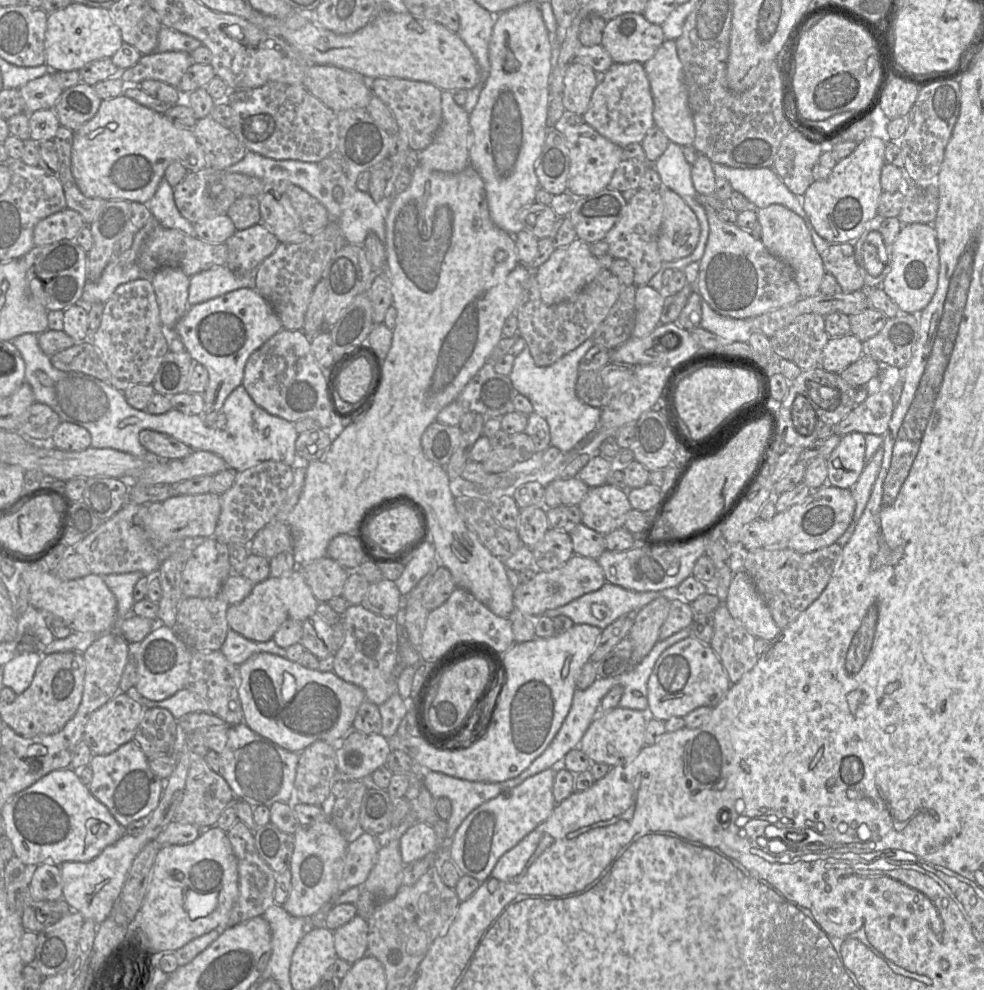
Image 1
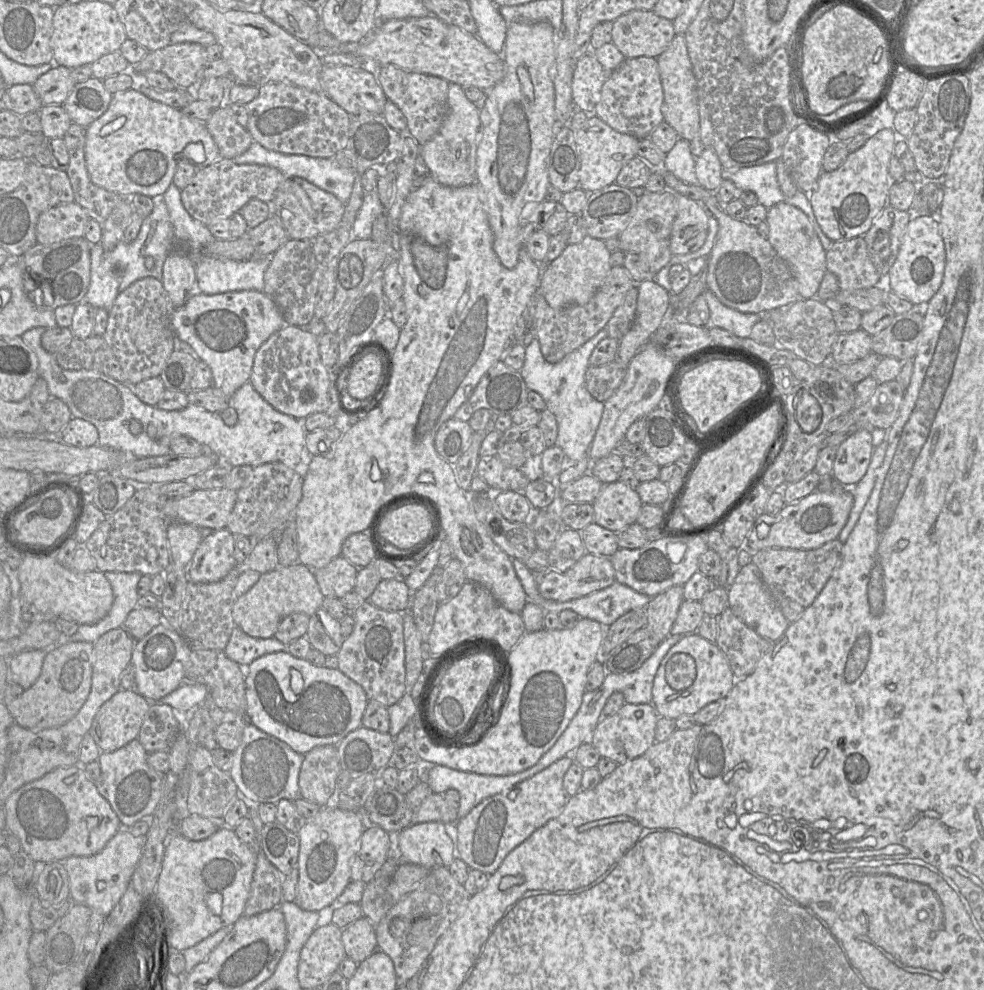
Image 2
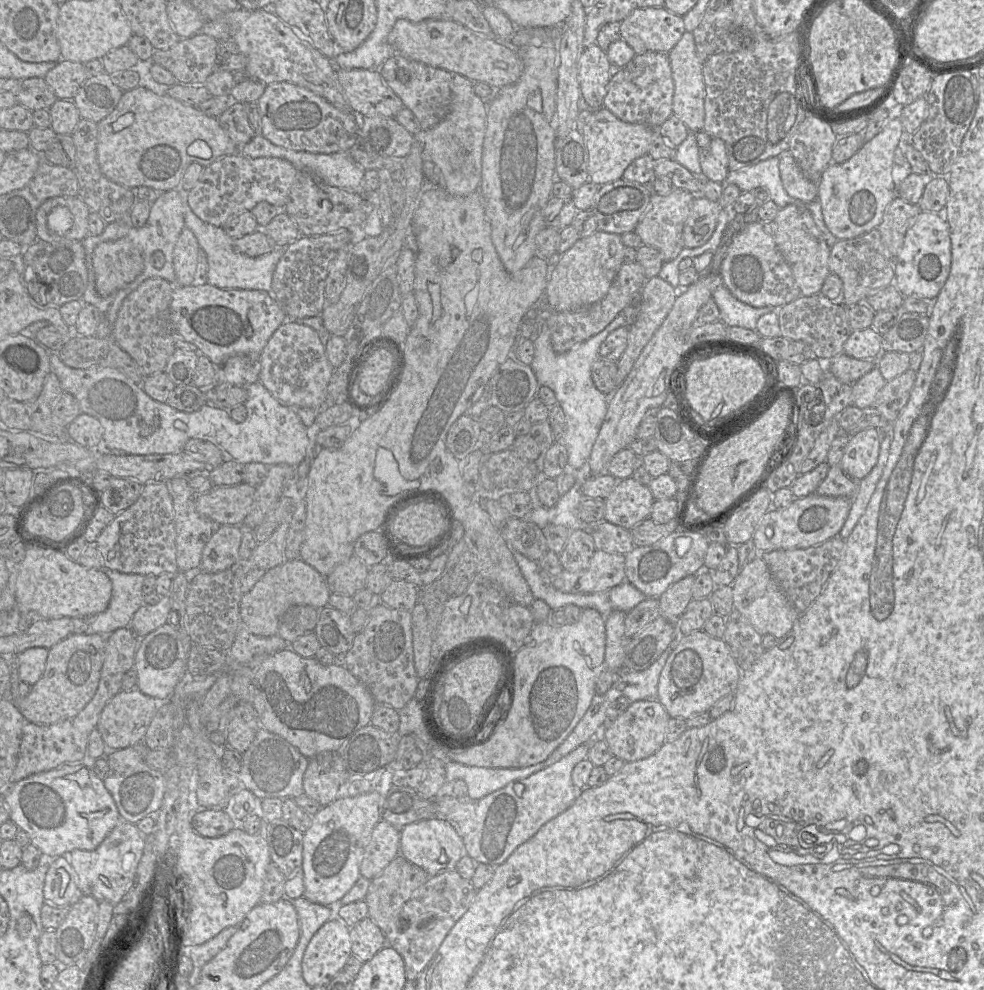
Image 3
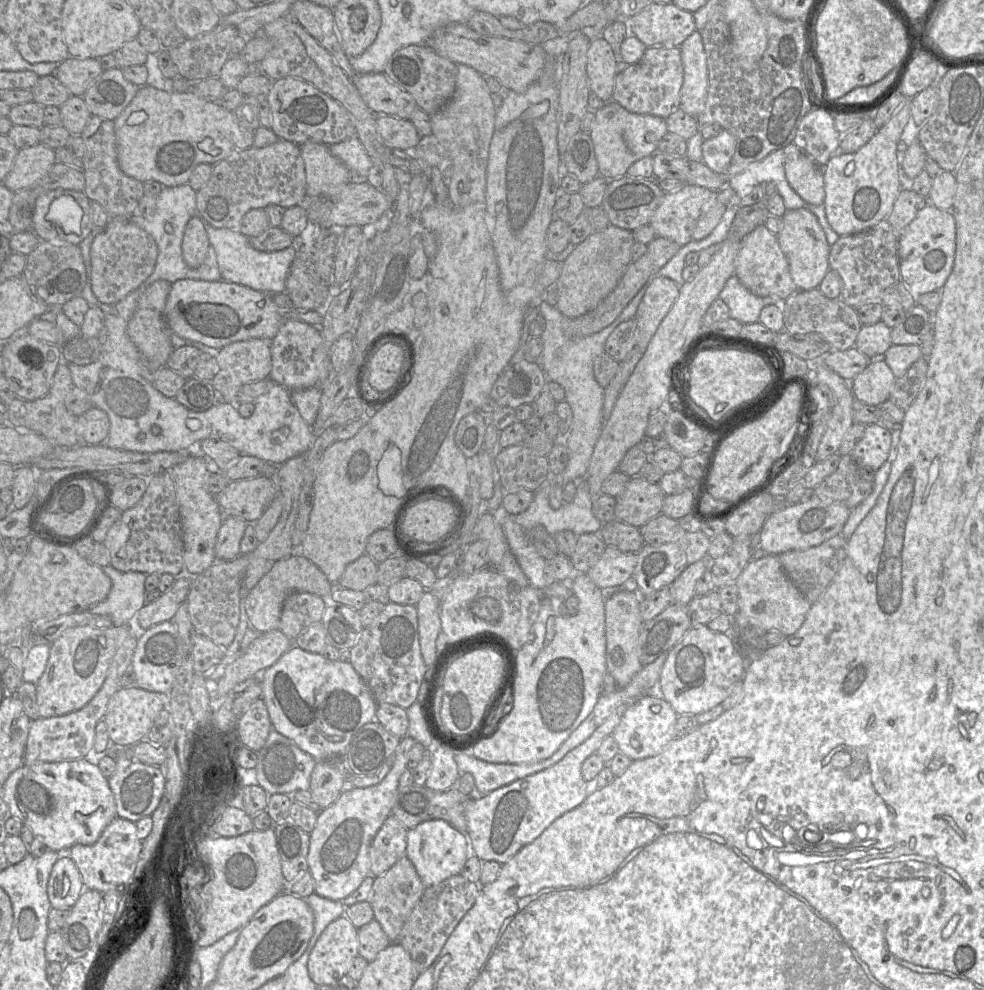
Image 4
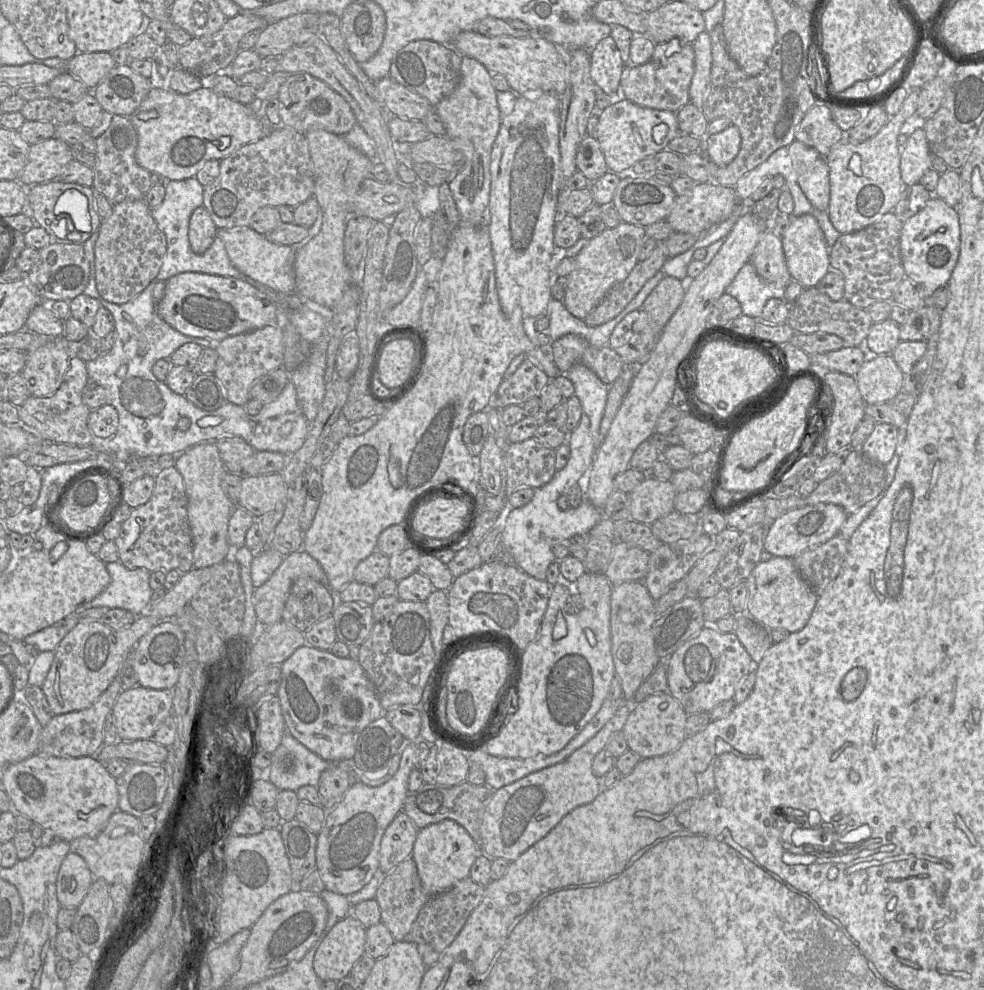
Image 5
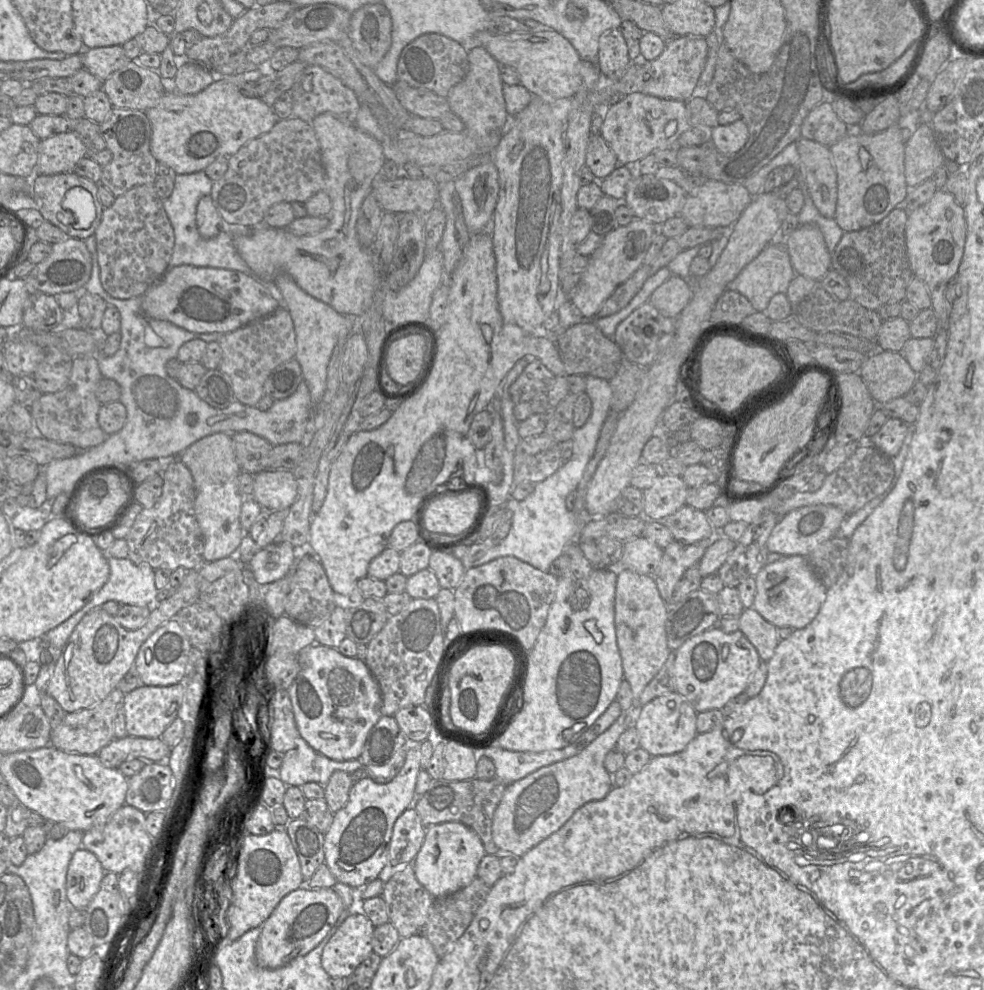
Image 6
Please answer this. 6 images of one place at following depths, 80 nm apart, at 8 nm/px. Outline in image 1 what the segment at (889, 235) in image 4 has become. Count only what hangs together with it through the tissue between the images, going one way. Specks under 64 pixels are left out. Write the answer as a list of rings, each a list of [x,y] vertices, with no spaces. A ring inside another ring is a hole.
[[[853,243],[830,244],[822,256],[825,271],[833,275],[843,292],[853,292],[865,287],[854,256]]]

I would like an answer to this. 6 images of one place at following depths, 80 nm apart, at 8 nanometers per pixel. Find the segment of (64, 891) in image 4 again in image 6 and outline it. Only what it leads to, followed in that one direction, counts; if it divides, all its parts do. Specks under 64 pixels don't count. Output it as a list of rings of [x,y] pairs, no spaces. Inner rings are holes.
[[[80,848],[69,863],[66,876],[66,895],[76,909],[85,910],[100,889],[107,872],[90,851]]]

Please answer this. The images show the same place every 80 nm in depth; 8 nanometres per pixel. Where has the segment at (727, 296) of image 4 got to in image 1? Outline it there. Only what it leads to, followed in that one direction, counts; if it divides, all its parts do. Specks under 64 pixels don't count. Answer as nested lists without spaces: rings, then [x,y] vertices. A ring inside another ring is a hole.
[[[702,300],[700,327],[732,342],[748,342],[752,334],[751,319],[735,319],[722,316]]]

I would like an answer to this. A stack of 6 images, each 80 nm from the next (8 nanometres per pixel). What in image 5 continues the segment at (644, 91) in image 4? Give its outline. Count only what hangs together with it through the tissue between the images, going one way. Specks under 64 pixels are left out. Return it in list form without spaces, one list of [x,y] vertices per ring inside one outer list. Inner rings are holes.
[[[677,38],[656,43],[650,60],[623,70],[620,96],[642,107],[677,112],[690,102],[689,88],[694,74],[694,59],[692,43],[681,42]]]

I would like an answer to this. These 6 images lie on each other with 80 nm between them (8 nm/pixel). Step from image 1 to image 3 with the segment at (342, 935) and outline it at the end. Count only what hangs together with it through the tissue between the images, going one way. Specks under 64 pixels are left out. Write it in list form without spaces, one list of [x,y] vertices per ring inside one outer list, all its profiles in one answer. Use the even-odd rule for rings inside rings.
[[[370,917],[350,927],[350,938],[352,955],[364,963],[387,944],[384,933]]]

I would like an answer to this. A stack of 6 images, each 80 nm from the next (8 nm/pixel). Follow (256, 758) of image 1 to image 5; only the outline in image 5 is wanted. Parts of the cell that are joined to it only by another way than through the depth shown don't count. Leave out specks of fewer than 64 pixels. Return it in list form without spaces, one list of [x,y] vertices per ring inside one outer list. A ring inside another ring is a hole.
[[[286,730],[280,745],[272,753],[269,781],[279,790],[297,791],[305,785],[317,787],[321,773],[331,765],[331,762],[306,748]]]

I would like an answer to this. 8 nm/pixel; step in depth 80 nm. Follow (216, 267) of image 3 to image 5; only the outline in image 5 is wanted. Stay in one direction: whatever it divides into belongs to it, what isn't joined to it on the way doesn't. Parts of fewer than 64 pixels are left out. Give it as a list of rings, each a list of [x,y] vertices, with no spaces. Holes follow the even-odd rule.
[[[250,227],[218,229],[217,237],[223,241],[232,265],[241,274],[264,284],[275,291],[295,293],[294,246],[274,244],[268,241],[264,235],[257,233]]]

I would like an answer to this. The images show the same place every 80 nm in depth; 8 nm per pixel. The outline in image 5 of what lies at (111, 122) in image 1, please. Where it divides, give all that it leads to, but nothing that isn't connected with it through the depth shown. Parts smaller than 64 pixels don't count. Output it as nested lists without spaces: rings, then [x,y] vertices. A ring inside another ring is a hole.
[[[201,87],[187,94],[152,88],[130,115],[130,119],[138,135],[135,152],[137,163],[150,173],[159,174],[167,180],[194,177],[207,161],[220,161],[242,146],[264,136],[264,123],[249,111],[248,105],[217,94],[209,87]]]

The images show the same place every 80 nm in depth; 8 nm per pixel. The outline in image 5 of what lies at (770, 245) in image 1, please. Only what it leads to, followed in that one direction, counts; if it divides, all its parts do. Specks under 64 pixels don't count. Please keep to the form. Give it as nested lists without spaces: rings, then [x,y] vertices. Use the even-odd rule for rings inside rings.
[[[811,214],[792,216],[789,227],[781,236],[781,241],[792,281],[798,282],[805,289],[816,287],[830,269],[830,249],[817,219]]]

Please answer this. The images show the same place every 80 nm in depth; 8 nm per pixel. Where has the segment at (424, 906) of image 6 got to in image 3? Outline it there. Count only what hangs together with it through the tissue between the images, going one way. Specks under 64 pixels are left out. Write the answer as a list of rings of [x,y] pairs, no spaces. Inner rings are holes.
[[[398,855],[385,869],[370,882],[364,901],[368,906],[368,916],[376,923],[385,935],[391,922],[398,915],[403,905],[412,897],[428,879],[429,875],[417,865]]]

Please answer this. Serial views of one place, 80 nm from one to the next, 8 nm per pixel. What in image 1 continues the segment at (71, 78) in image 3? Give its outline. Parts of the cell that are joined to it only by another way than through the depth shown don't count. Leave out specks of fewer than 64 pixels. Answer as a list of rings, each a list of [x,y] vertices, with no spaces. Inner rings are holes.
[[[53,72],[29,81],[19,91],[25,101],[25,113],[53,108],[64,91]]]

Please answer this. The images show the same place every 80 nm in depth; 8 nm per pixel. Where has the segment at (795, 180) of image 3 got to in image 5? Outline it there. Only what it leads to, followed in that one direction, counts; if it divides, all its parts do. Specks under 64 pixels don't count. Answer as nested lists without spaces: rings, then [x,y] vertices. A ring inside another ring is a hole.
[[[794,140],[788,146],[797,182],[814,208],[827,211],[830,200],[829,168],[826,157],[804,143]]]

